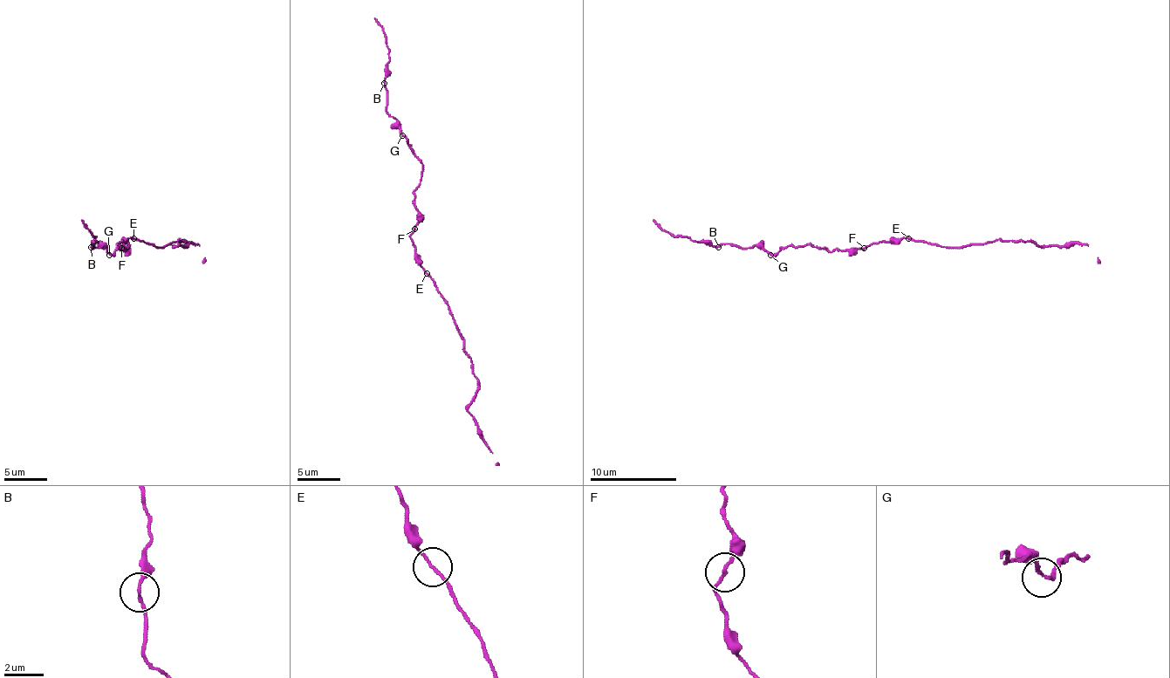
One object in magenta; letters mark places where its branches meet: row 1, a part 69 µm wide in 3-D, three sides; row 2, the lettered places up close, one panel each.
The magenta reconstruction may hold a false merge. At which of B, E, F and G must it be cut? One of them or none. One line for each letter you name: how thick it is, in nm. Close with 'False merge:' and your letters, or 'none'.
False merge: none

